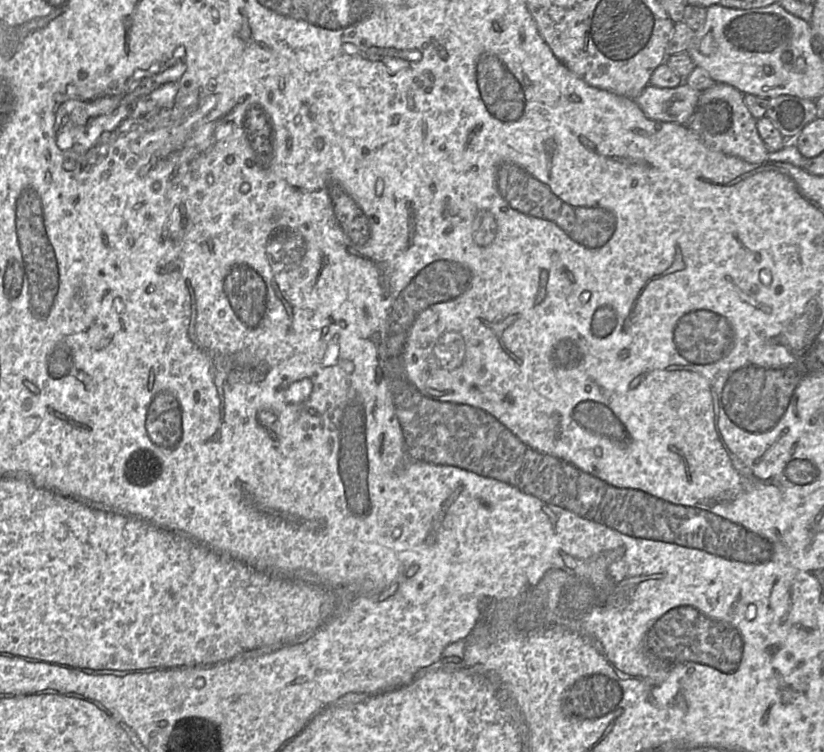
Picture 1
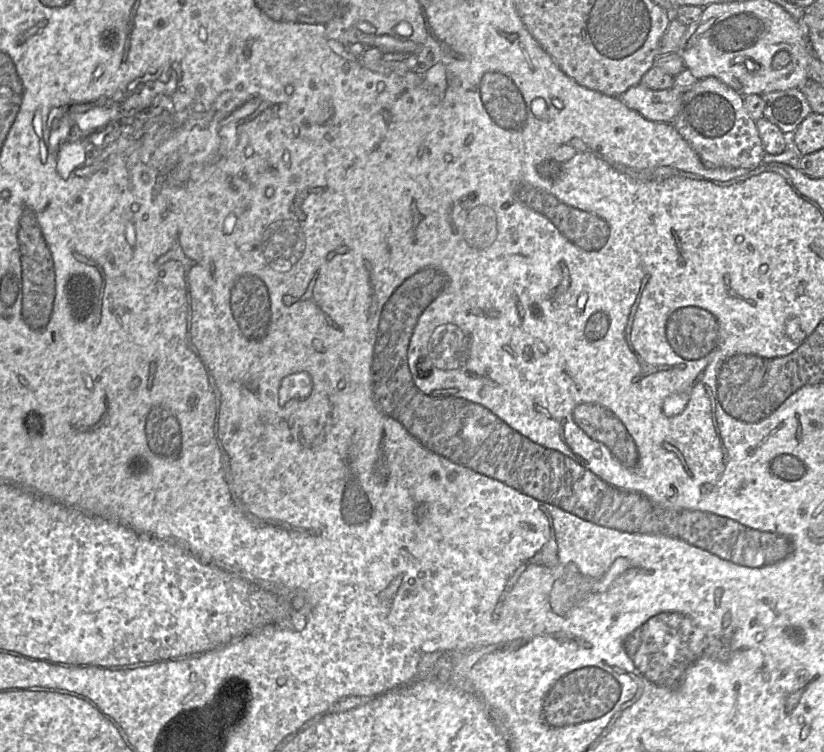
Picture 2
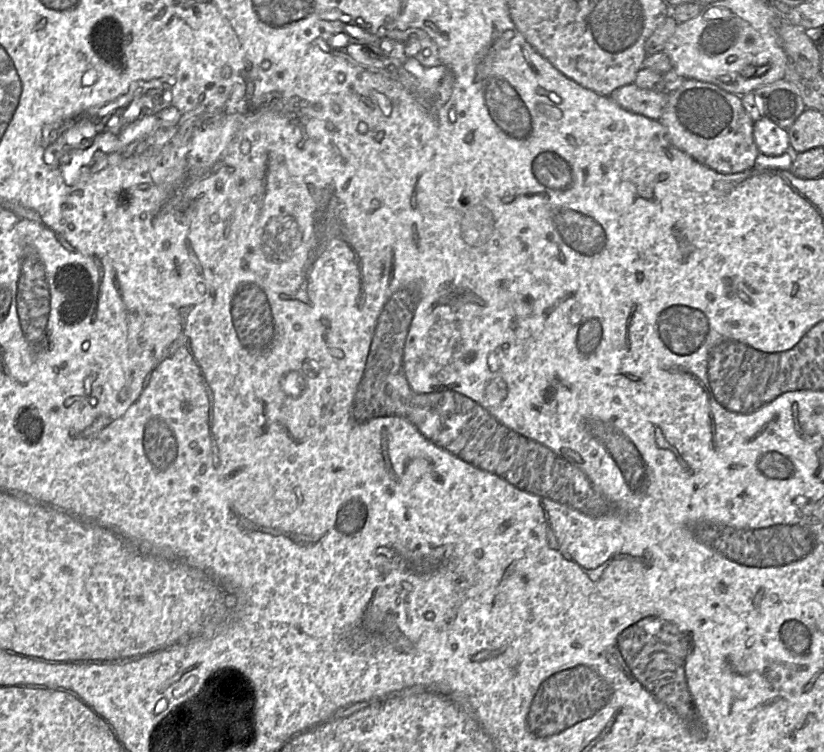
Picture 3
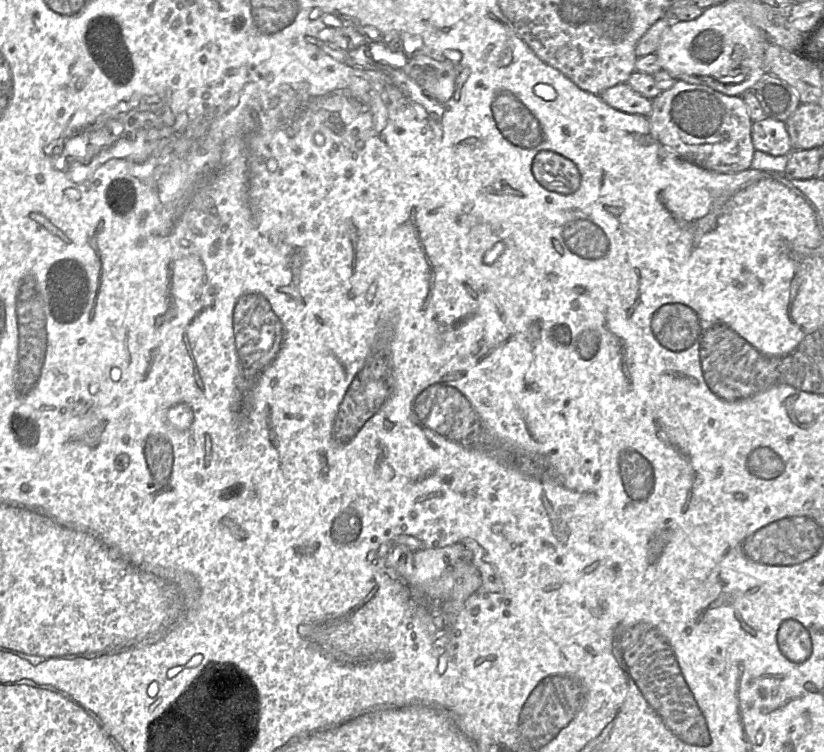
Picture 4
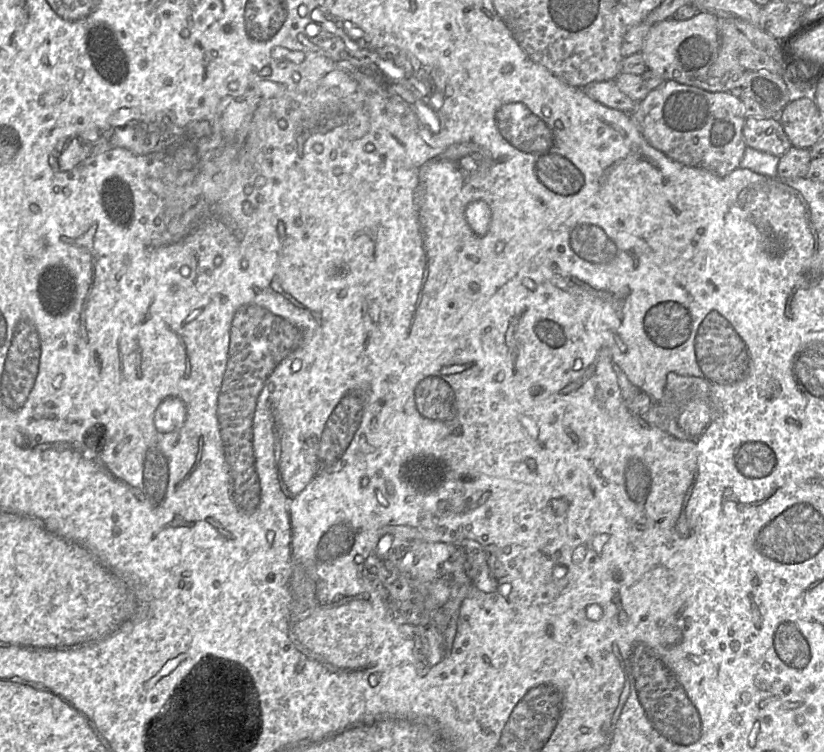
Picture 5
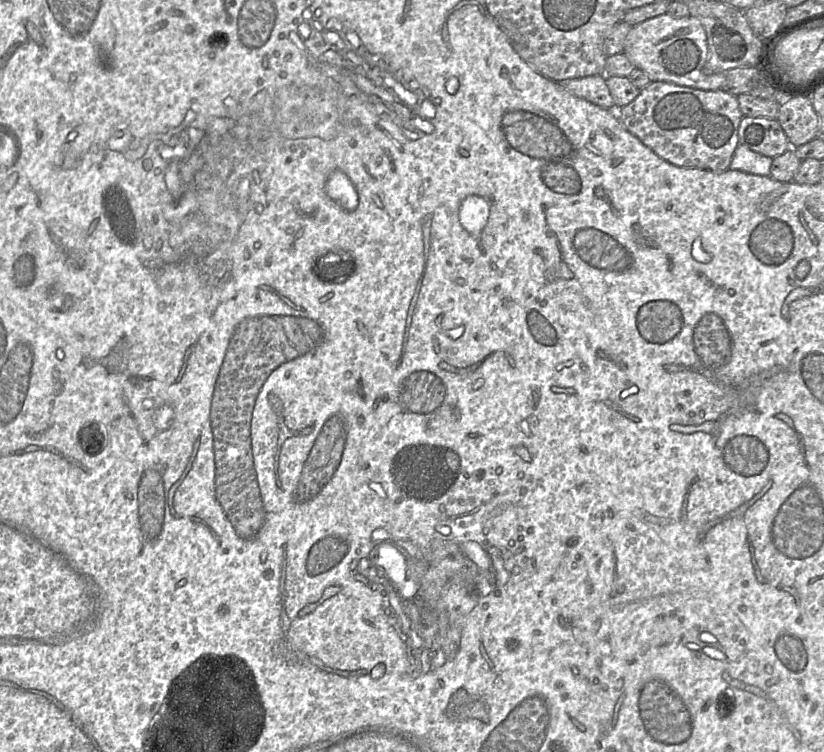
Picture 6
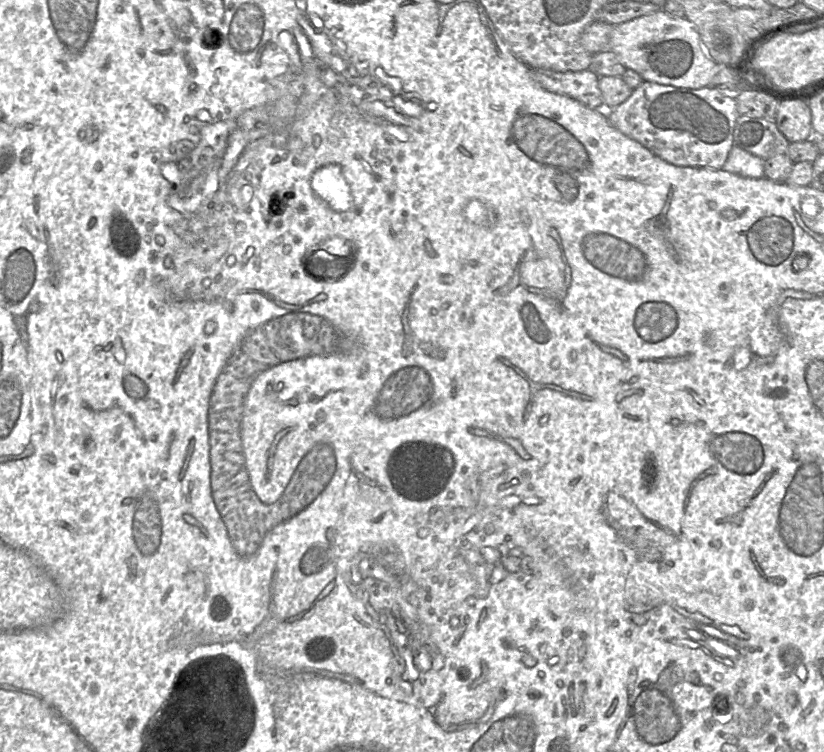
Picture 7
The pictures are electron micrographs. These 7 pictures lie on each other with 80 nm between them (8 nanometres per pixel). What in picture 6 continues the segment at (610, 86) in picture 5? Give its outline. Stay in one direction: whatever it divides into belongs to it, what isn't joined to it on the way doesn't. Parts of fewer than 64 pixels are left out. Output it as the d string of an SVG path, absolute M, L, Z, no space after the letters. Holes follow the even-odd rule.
M593 75L558 82L571 94L587 100L601 108L615 110L614 100L605 82L606 76Z

